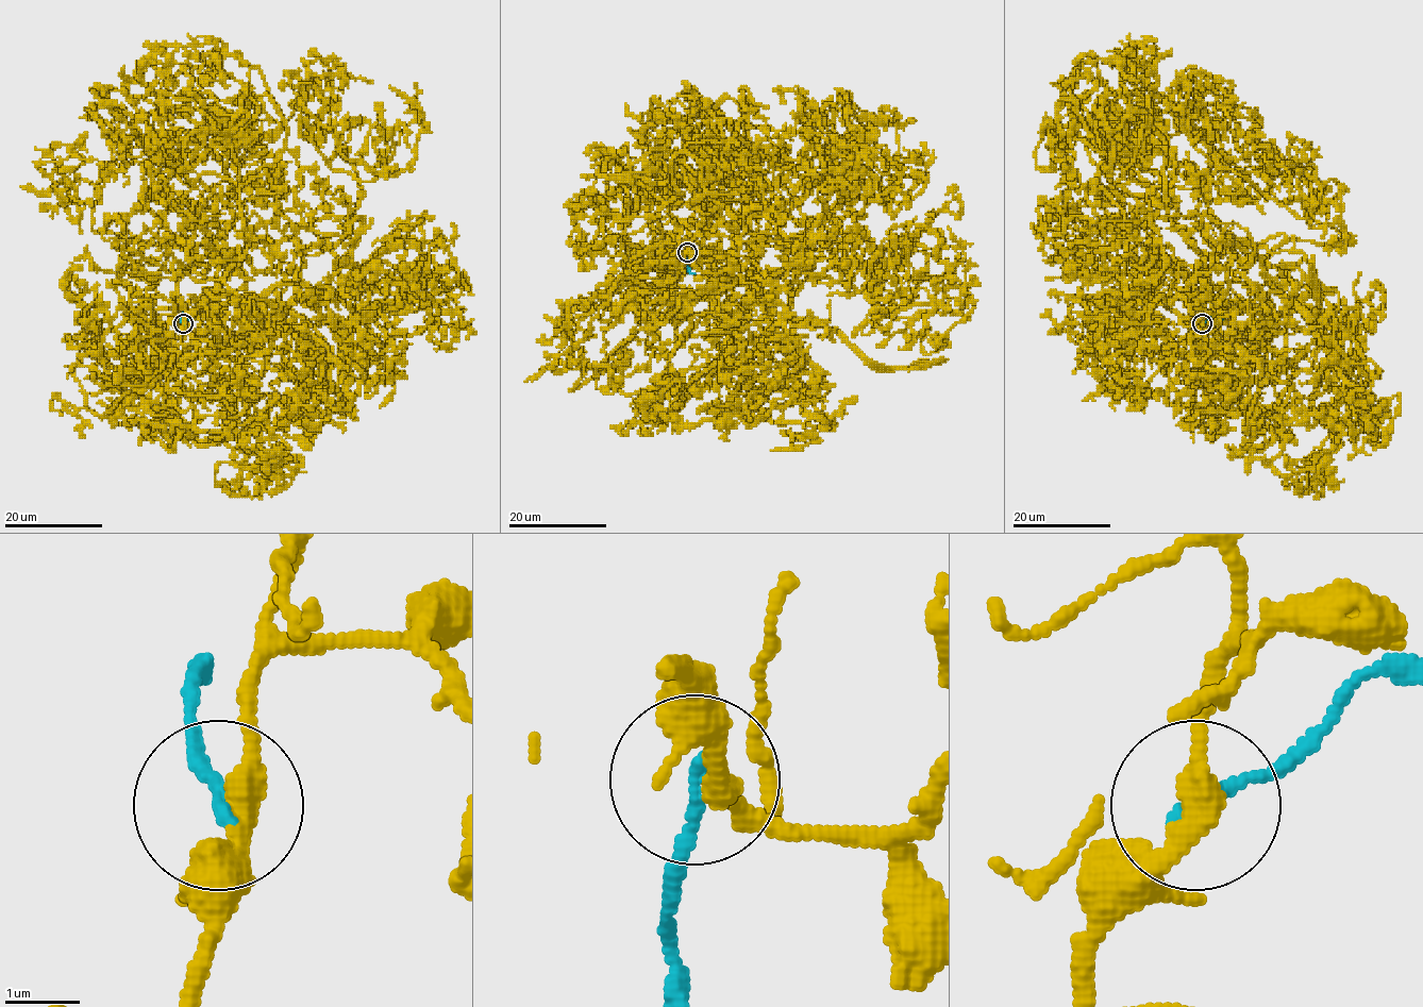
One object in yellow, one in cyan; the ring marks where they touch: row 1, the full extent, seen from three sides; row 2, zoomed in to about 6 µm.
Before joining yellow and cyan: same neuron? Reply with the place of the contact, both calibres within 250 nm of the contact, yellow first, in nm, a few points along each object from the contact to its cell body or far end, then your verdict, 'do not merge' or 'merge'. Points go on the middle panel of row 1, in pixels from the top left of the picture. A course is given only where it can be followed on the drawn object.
(687, 252) | 340/180 nm | yellow via (687, 251), (645, 298), (628, 277), (717, 316), (736, 370), (865, 216), (804, 112), (901, 115) | cyan via (686, 251), (686, 269), (693, 273) | merge

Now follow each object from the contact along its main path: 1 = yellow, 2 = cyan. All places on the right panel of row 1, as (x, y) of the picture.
1: (1201, 323), (1231, 349), (1266, 265), (1320, 292), (1231, 304), (1164, 150), (1115, 161), (1061, 100), (1065, 164)
2: (1201, 323), (1214, 315), (1223, 320)

